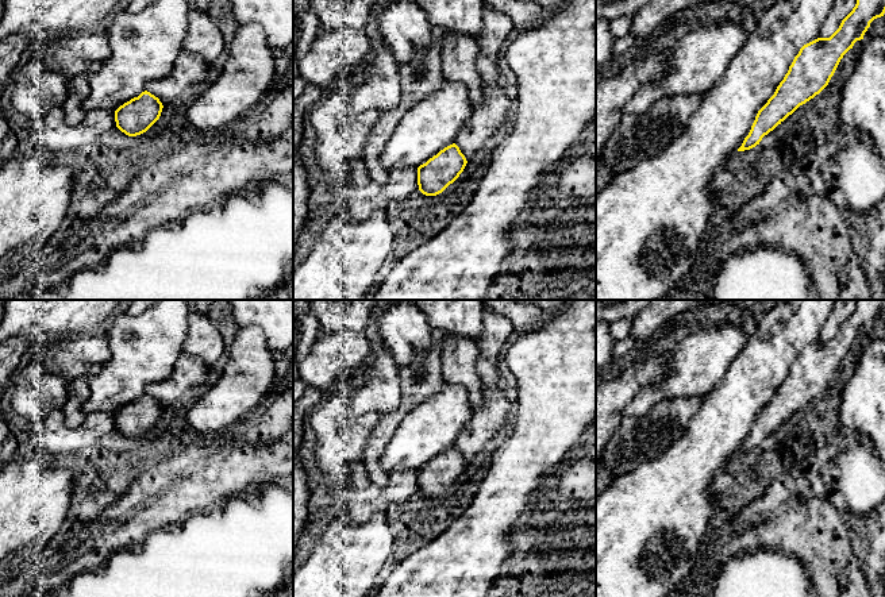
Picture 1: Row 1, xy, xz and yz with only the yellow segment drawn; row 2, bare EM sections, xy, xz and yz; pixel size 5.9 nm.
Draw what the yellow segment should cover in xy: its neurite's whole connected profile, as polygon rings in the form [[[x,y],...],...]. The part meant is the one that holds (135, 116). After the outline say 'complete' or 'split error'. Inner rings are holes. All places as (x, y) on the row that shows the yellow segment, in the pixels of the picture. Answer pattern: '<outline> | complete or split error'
[[[145,90],[115,111],[116,127],[128,136],[146,132],[161,116],[162,103]]] | complete

